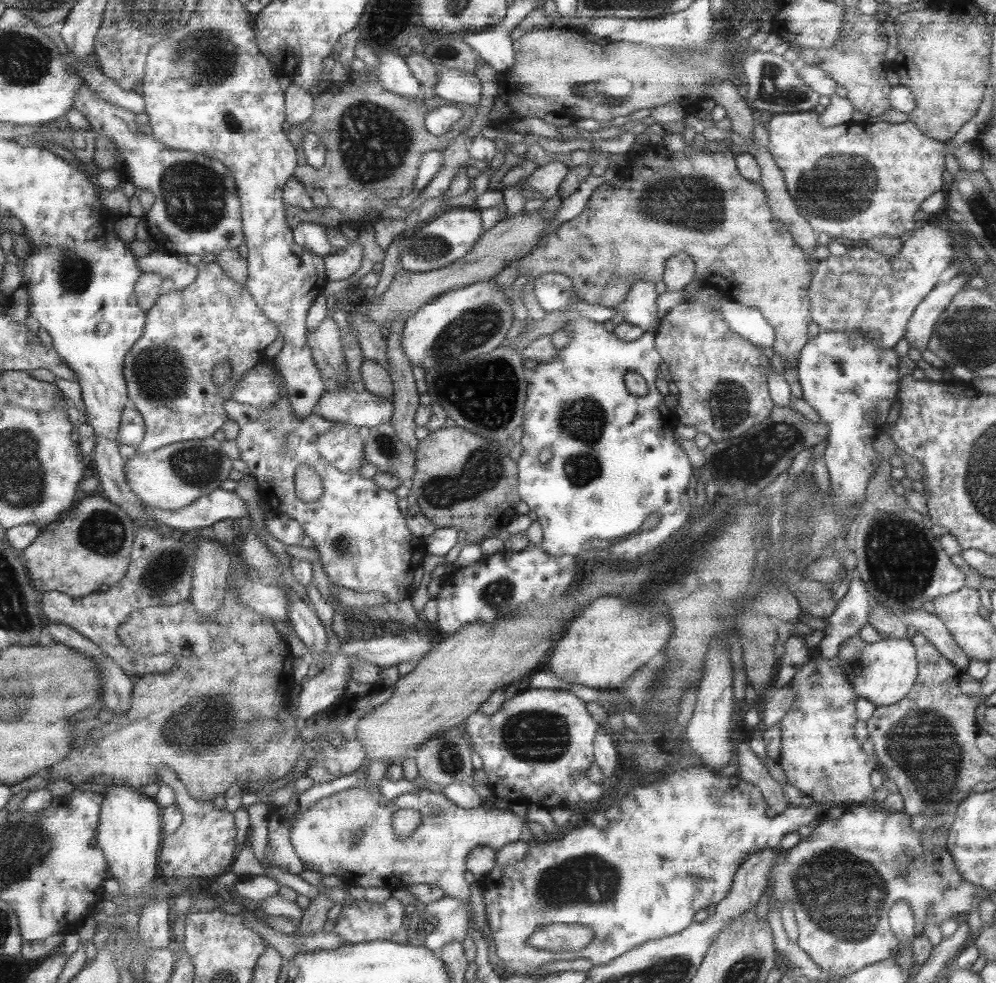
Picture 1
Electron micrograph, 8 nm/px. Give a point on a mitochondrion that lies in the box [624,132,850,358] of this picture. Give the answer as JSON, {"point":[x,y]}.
{"point":[694,203]}

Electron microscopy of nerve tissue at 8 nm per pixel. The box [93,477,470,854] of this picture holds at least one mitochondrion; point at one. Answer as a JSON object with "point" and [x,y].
{"point":[195,726]}

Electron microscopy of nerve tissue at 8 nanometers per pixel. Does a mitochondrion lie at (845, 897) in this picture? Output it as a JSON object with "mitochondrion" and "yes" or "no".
{"mitochondrion":"yes"}

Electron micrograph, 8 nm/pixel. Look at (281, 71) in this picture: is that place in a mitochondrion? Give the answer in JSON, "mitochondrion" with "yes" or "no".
{"mitochondrion":"no"}

